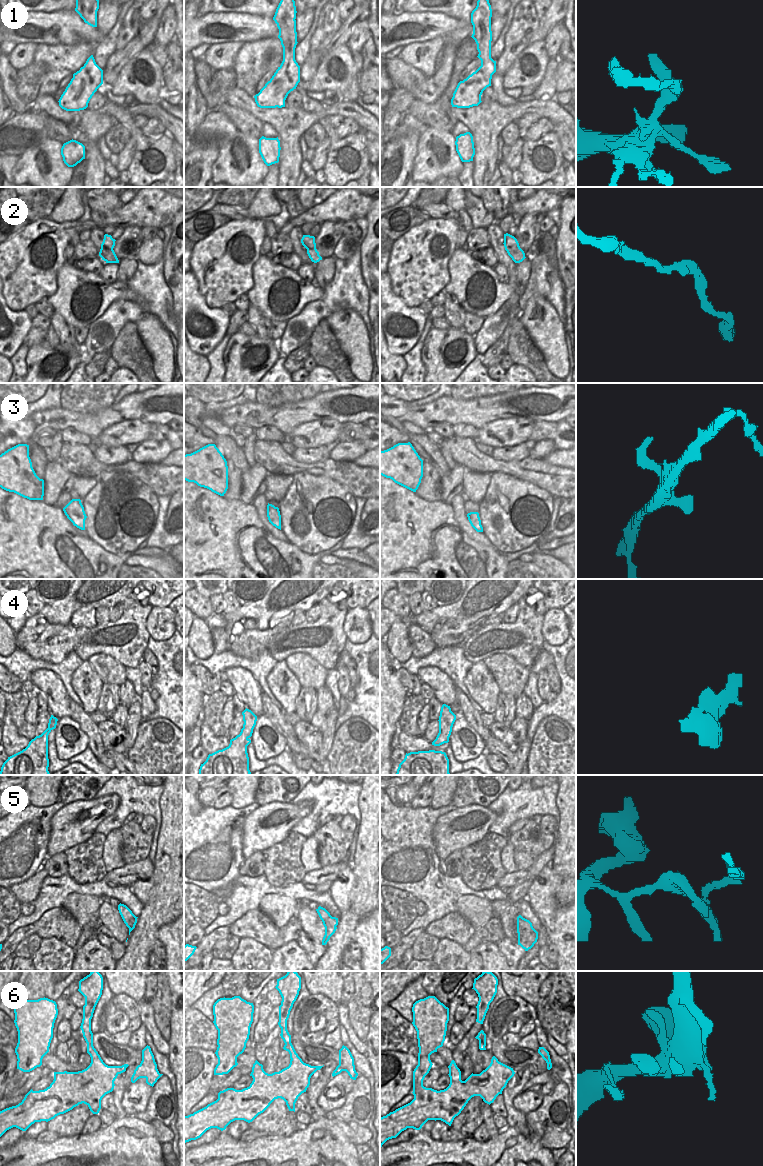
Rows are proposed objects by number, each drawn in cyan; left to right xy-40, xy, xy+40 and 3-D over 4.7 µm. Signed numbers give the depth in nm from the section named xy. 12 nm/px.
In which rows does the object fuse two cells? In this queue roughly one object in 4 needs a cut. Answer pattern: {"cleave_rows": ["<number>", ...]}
{"cleave_rows": ["4", "5"]}

